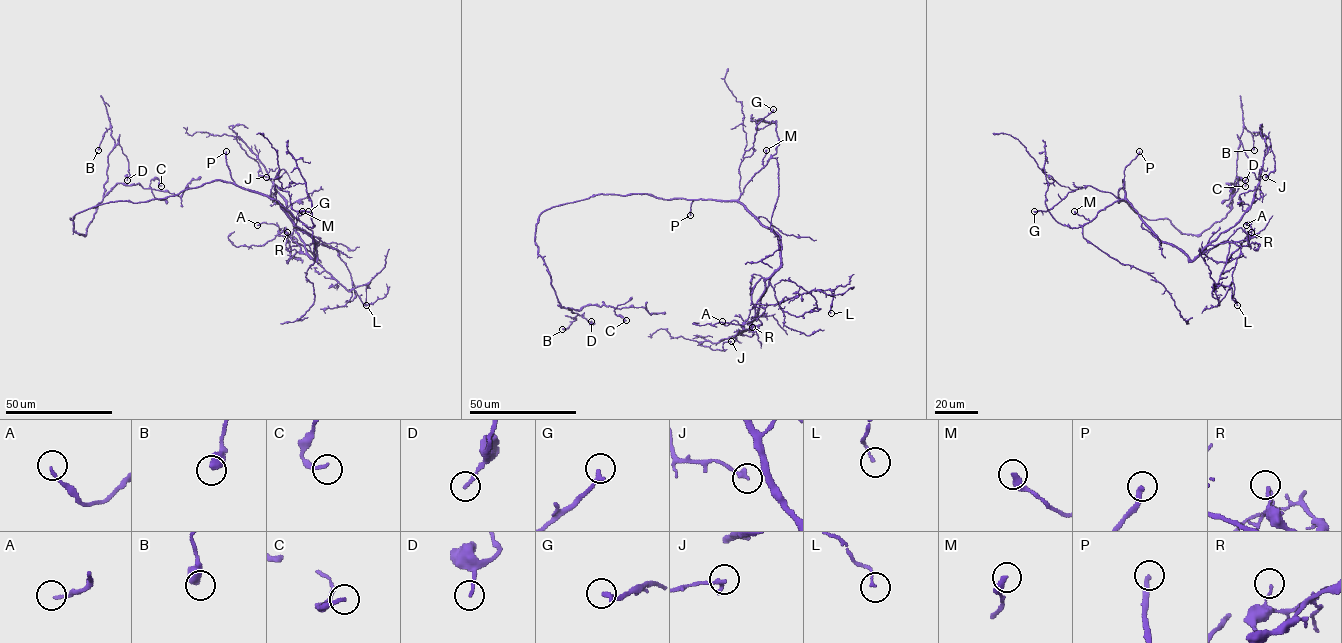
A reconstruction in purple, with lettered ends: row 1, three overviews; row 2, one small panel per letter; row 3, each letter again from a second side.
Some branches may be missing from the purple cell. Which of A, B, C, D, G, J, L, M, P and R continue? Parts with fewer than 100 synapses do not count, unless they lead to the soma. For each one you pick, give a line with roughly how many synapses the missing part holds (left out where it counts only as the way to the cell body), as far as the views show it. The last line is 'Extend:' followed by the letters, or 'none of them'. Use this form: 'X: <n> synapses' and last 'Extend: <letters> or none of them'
Extend: P

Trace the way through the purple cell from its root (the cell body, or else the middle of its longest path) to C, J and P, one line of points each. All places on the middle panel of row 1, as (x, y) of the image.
C: (684, 198), (597, 194), (539, 216), (535, 244), (560, 305), (579, 310), (613, 306), (626, 320)
J: (684, 198), (738, 201), (779, 237), (781, 265), (751, 326), (700, 344), (724, 350), (723, 344), (731, 341)
P: (684, 198), (698, 199), (691, 204), (690, 215)

